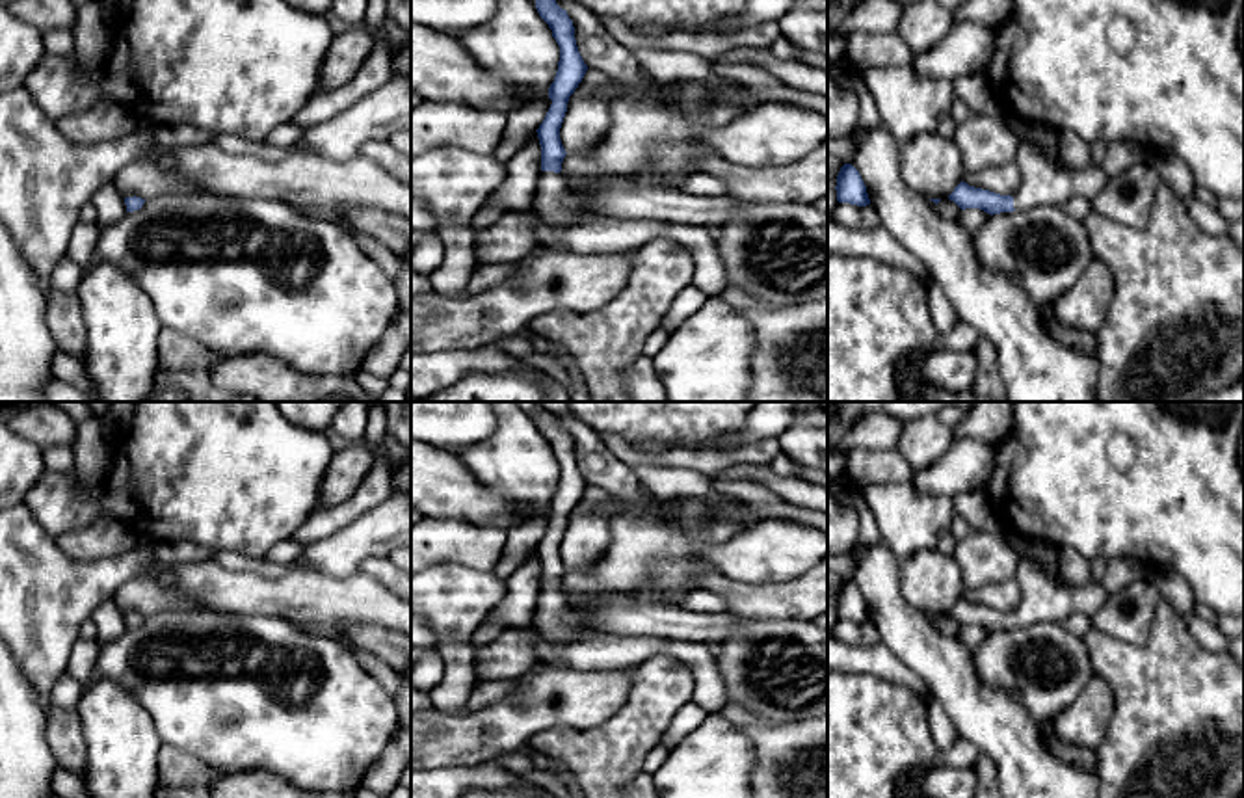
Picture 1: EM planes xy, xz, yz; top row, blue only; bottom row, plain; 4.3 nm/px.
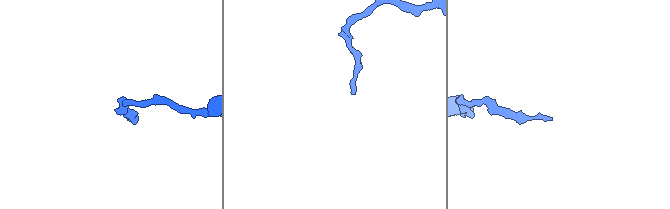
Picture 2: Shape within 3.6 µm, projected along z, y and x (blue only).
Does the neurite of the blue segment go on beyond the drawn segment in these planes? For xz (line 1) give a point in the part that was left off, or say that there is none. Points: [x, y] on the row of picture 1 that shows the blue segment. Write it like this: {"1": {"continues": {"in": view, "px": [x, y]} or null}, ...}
{"1": {"continues": {"in": "xz", "px": [551, 188]}}}

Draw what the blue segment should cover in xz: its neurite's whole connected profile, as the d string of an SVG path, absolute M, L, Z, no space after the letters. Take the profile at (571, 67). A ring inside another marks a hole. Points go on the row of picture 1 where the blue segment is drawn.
M536 0L536 9L552 30L552 37L560 47L560 61L554 82L549 87L549 99L552 104L536 130L541 145L541 175L536 186L534 212L560 233L576 225L573 212L563 201L565 182L560 171L567 153L560 140L560 128L567 112L569 97L582 82L588 65L578 52L575 26L567 11L562 9L556 0Z

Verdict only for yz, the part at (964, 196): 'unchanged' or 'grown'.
grown

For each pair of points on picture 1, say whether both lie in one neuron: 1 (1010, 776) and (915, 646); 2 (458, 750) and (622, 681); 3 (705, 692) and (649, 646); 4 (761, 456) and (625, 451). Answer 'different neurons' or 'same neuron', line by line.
1: same neuron
2: same neuron
3: same neuron
4: same neuron

